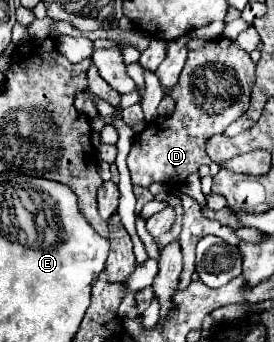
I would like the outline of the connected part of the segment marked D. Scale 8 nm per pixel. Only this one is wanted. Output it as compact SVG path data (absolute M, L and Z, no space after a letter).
M217 38L199 50L191 50L179 82L171 92L177 102L175 112L167 118L155 118L133 138L133 146L127 156L131 182L141 188L149 188L153 182L181 186L189 174L199 170L199 166L211 164L205 154L205 142L211 136L221 134L235 118L239 118L239 114L247 110L253 84L255 64L237 40Z

